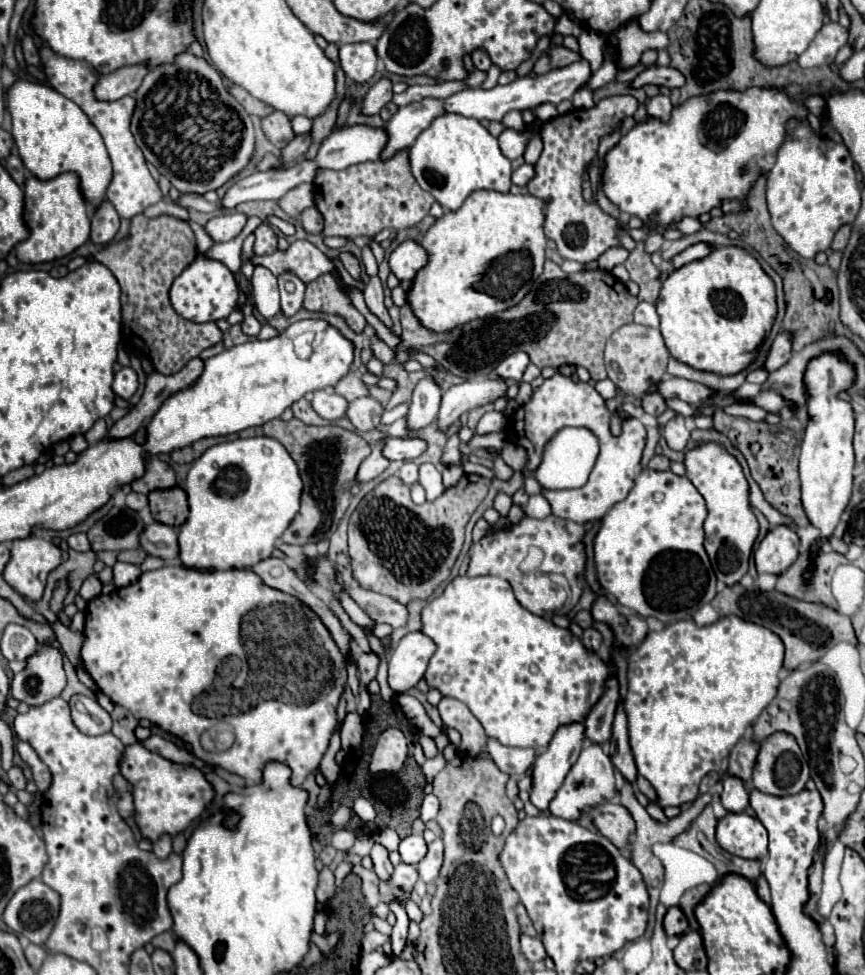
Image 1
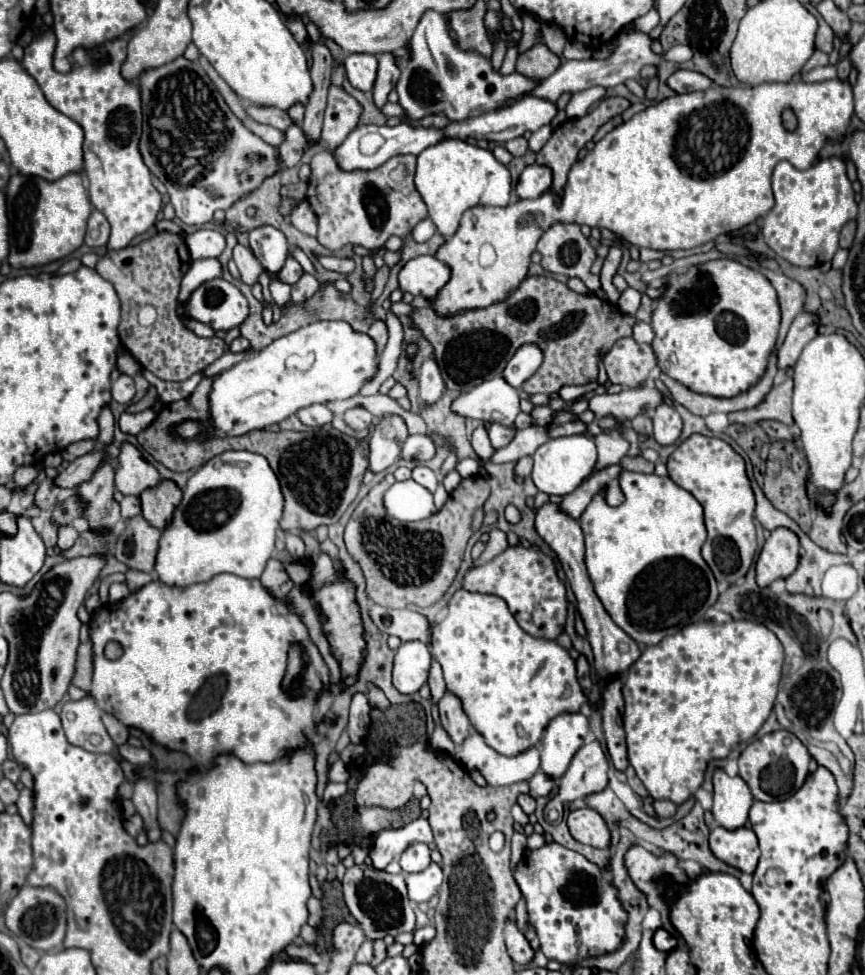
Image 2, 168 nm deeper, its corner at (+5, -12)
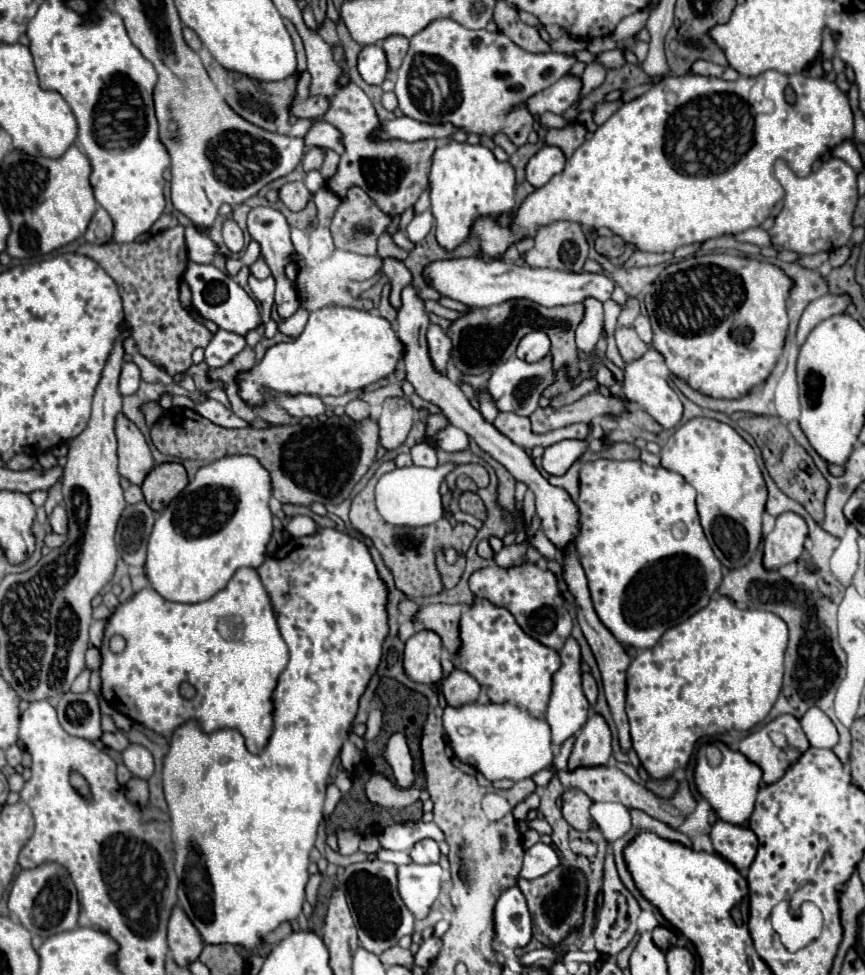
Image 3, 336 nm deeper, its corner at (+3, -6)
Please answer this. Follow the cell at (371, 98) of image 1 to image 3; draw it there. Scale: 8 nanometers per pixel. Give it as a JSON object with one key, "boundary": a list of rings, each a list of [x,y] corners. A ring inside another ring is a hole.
{"boundary":[[[390,36],[382,42],[382,50],[386,52],[388,58],[388,68],[398,70],[406,52],[408,52],[408,40],[404,36]]]}

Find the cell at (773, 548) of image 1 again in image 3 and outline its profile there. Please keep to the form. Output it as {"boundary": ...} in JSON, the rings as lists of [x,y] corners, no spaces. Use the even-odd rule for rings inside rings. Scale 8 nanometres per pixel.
{"boundary":[[[794,512],[780,514],[774,530],[764,538],[764,568],[774,570],[792,564],[804,552],[808,526],[804,518]]]}

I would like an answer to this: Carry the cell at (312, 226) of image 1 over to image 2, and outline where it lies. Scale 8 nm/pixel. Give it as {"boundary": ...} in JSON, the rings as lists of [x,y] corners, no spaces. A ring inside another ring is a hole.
{"boundary":[[[300,200],[298,204],[292,206],[290,222],[292,222],[292,226],[296,226],[300,232],[304,232],[308,236],[316,236],[316,232],[318,232],[316,214],[312,212],[312,208],[306,200]]]}

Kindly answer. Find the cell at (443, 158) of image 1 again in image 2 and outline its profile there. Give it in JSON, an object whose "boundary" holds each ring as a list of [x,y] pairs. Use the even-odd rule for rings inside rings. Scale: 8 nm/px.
{"boundary":[[[444,140],[426,148],[418,156],[416,188],[422,194],[428,216],[444,238],[450,238],[460,224],[462,214],[474,206],[508,206],[512,192],[512,178],[504,164],[500,164],[490,150],[466,144],[462,140]]]}

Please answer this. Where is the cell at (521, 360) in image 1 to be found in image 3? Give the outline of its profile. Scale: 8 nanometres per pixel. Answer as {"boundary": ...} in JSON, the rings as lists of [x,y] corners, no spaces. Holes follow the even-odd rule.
{"boundary":[[[530,332],[528,336],[524,336],[524,340],[520,340],[516,356],[524,362],[536,362],[542,360],[548,352],[550,352],[548,336],[544,332]]]}

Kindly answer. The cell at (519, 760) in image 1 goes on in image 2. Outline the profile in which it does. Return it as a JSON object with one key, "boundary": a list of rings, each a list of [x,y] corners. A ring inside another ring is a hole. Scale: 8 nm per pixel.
{"boundary":[[[470,730],[462,748],[456,752],[456,762],[464,770],[478,770],[490,786],[510,786],[522,780],[530,780],[540,768],[540,750],[530,746],[516,756],[502,756],[492,750],[482,734]]]}

